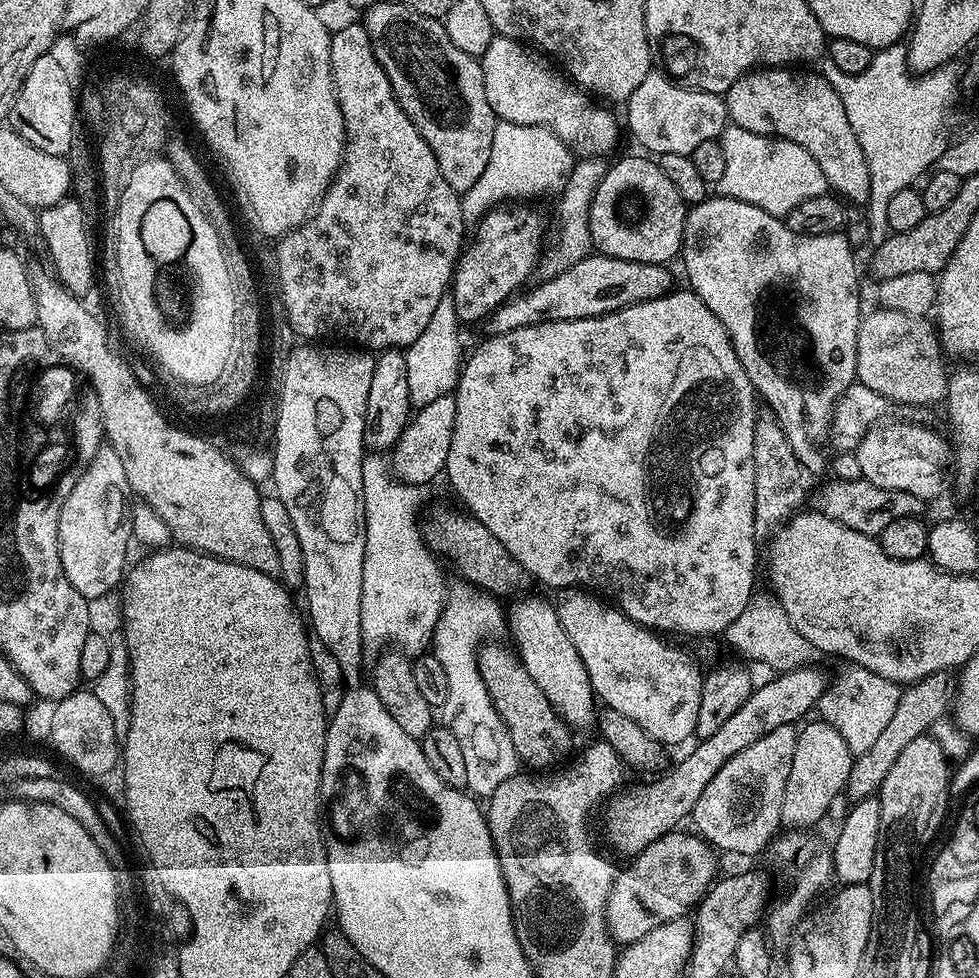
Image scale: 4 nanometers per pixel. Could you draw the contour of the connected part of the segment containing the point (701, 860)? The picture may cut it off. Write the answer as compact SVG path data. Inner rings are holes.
M682 831L668 832L656 841L650 842L640 853L631 857L629 864L632 865L629 868L621 867L619 869L608 899L608 932L617 945L633 944L638 942L638 938L646 938L646 934L650 934L650 930L654 930L671 920L687 917L704 899L708 889L717 879L717 853L712 845L699 834Z

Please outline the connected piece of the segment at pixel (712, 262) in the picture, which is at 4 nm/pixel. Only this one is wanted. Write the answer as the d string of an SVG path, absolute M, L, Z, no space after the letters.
M712 194L712 195L709 195L709 197L708 197L708 199L707 199L707 200L703 200L703 201L702 201L702 202L701 202L701 203L700 203L700 204L693 204L693 205L691 205L691 207L689 207L689 208L688 208L688 209L687 209L687 211L685 211L685 213L684 213L684 242L683 242L683 245L682 245L682 261L683 261L683 260L684 260L684 272L685 272L685 274L686 274L686 275L688 275L688 284L687 284L687 287L688 287L688 288L689 288L689 289L690 289L690 291L691 291L691 292L692 292L692 293L694 293L694 294L695 294L695 296L697 296L697 297L698 297L698 298L702 298L702 302L706 302L706 306L707 306L707 307L708 307L708 309L709 309L709 310L710 310L710 314L714 314L714 318L718 318L718 322L722 322L722 326L726 326L726 334L730 334L730 342L731 342L731 343L732 343L732 345L733 345L733 346L734 346L734 350L735 350L735 351L736 351L736 353L737 353L737 354L738 354L738 362L742 362L742 370L746 370L746 374L747 374L747 375L748 375L748 377L749 377L749 378L750 378L750 382L751 382L751 383L752 383L752 386L753 386L753 388L755 388L755 390L756 390L756 395L757 395L757 397L759 397L759 399L760 399L760 400L761 400L761 401L763 401L763 403L764 403L764 404L765 404L765 405L766 405L766 406L767 406L767 408L768 408L768 409L769 409L769 410L771 410L771 411L772 411L772 413L774 413L774 415L775 415L775 416L776 416L776 417L777 417L777 418L778 418L778 422L779 422L779 423L780 423L780 425L781 425L781 426L782 426L782 430L783 430L783 431L784 431L784 433L785 433L785 434L786 434L786 438L787 438L787 439L788 439L788 441L789 441L789 442L790 442L790 450L794 450L794 458L798 458L798 462L799 462L799 463L800 463L800 465L801 465L801 466L802 466L802 467L804 467L804 470L805 470L805 473L808 473L808 474L812 474L812 472L820 472L820 471L822 471L822 470L823 470L823 468L824 468L824 471L825 471L825 469L827 469L827 468L828 468L828 467L829 467L829 464L830 464L830 460L829 460L829 457L828 457L828 456L827 456L827 455L826 455L826 456L825 456L825 457L824 457L824 448L825 448L825 452L826 452L826 445L827 445L827 444L828 444L828 431L829 431L829 430L830 430L830 426L831 426L831 425L832 425L832 411L833 411L833 410L834 410L834 406L835 406L835 405L836 405L836 403L837 403L837 402L838 402L838 398L839 398L839 397L840 397L840 395L841 395L841 394L842 394L842 393L843 393L843 392L844 392L844 391L845 391L845 390L847 390L847 388L849 388L849 387L850 387L850 385L851 385L851 384L853 384L853 382L854 382L854 381L855 381L855 380L856 380L856 347L857 347L857 346L858 346L858 326L859 326L859 325L860 325L860 321L861 321L861 319L862 319L862 311L861 311L861 312L860 312L860 280L859 280L859 278L858 278L858 277L856 277L856 256L857 256L857 253L856 253L856 252L855 252L855 251L854 251L854 250L853 250L853 248L852 248L852 247L851 247L851 246L850 246L850 242L849 242L849 241L848 241L848 240L847 240L847 239L846 239L846 238L845 238L845 236L844 236L844 234L843 234L843 231L838 231L838 232L835 232L835 233L834 233L834 234L818 234L818 235L817 235L817 236L807 236L807 235L806 235L806 234L794 234L794 230L790 230L790 229L789 229L789 228L787 228L787 227L786 227L786 225L784 225L784 221L783 221L783 219L781 219L781 217L778 217L778 216L771 216L771 215L770 215L770 214L769 214L769 213L768 213L768 212L767 212L767 211L766 211L766 210L762 210L762 209L761 209L761 208L759 208L759 207L758 207L758 206L754 206L754 205L753 205L753 204L751 204L751 203L750 203L750 202L742 202L742 201L741 201L741 200L735 200L735 199L734 199L734 198L730 198L730 197L729 197L729 196L722 196L722 195L719 195L719 194Z

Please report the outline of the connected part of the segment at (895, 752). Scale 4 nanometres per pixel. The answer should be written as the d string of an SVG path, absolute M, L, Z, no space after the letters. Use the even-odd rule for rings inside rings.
M935 672L920 679L917 683L907 685L901 691L892 719L877 741L866 753L855 757L855 760L849 765L846 794L851 797L851 801L864 800L868 796L877 795L882 782L890 772L890 767L898 755L902 754L907 743L925 735L934 722L945 717L947 713L945 711L947 708L949 711L954 698L954 682L953 679L951 682L950 677L948 672Z

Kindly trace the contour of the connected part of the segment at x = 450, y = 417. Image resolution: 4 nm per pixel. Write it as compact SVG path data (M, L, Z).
M449 394L417 407L411 413L411 419L390 452L390 467L397 480L413 486L425 486L444 472L446 454L450 454L455 406L455 395Z

